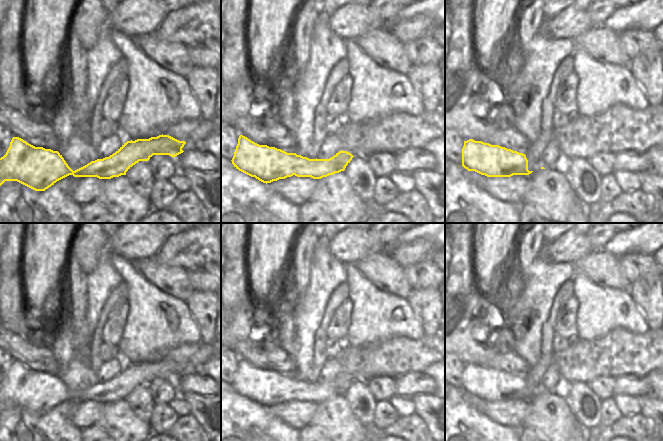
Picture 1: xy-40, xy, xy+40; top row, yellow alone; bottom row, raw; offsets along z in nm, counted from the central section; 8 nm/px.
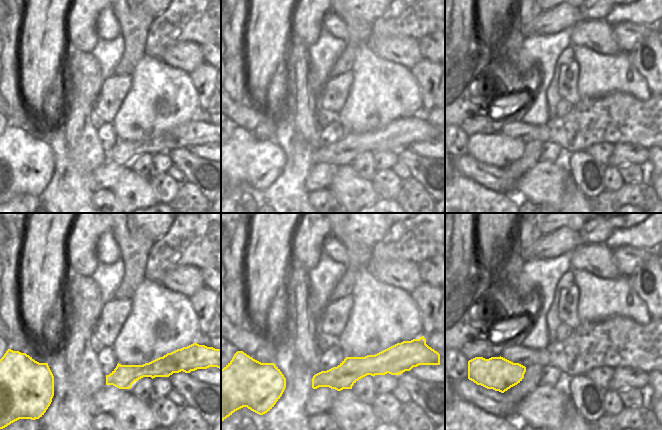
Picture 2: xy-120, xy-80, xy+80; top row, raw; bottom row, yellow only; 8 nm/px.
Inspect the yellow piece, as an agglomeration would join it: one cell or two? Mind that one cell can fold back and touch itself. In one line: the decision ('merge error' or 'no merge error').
no merge error

